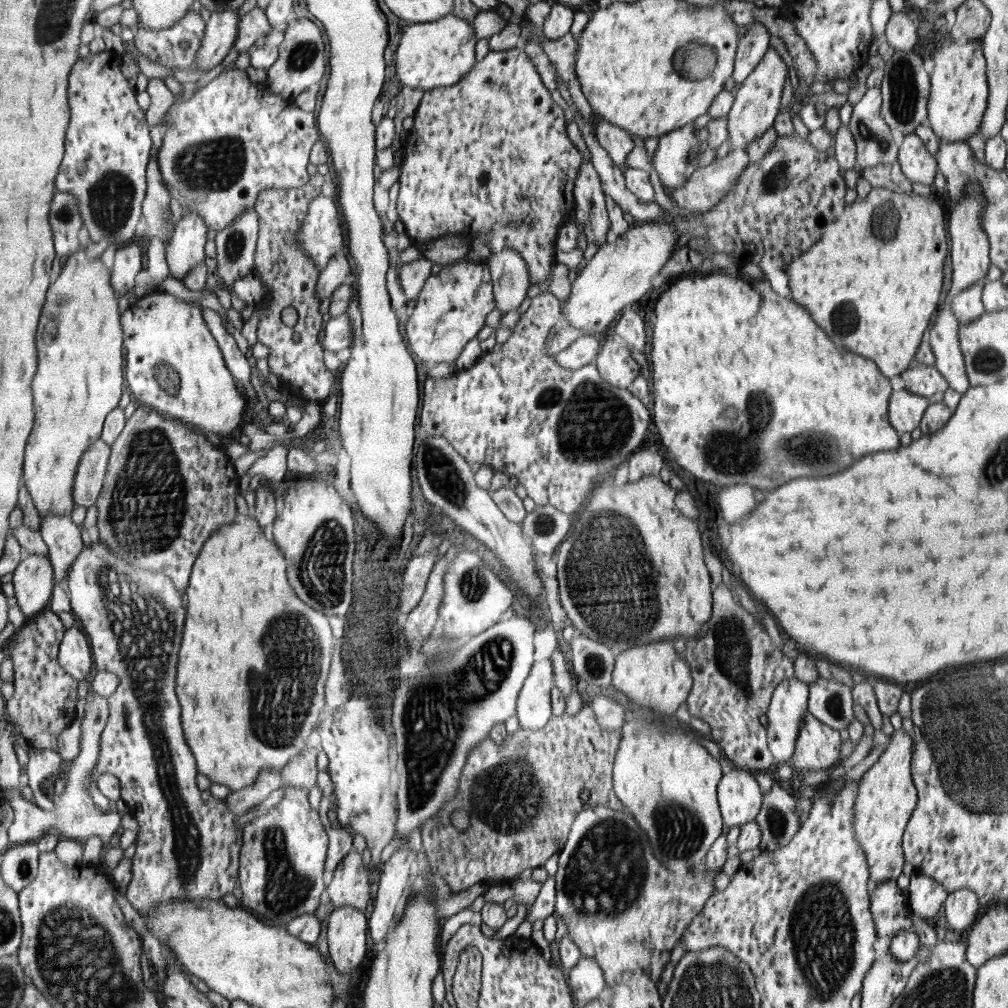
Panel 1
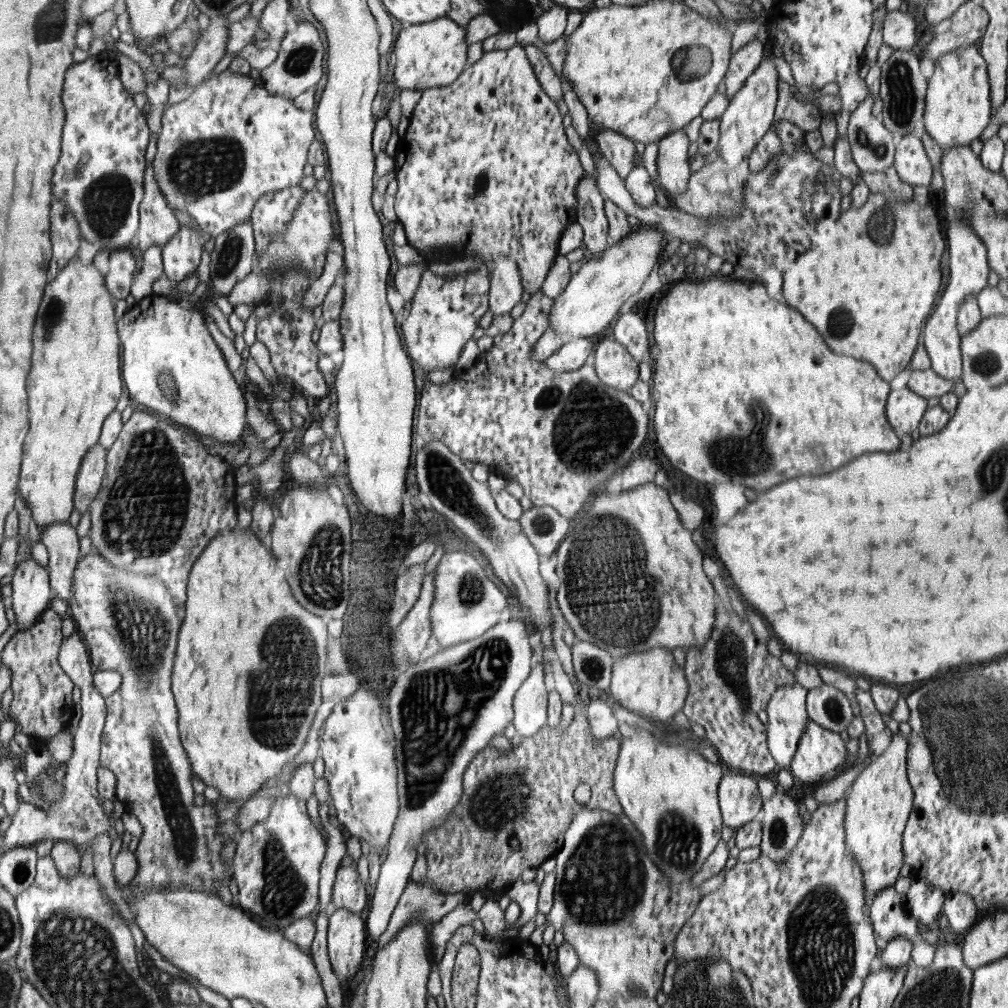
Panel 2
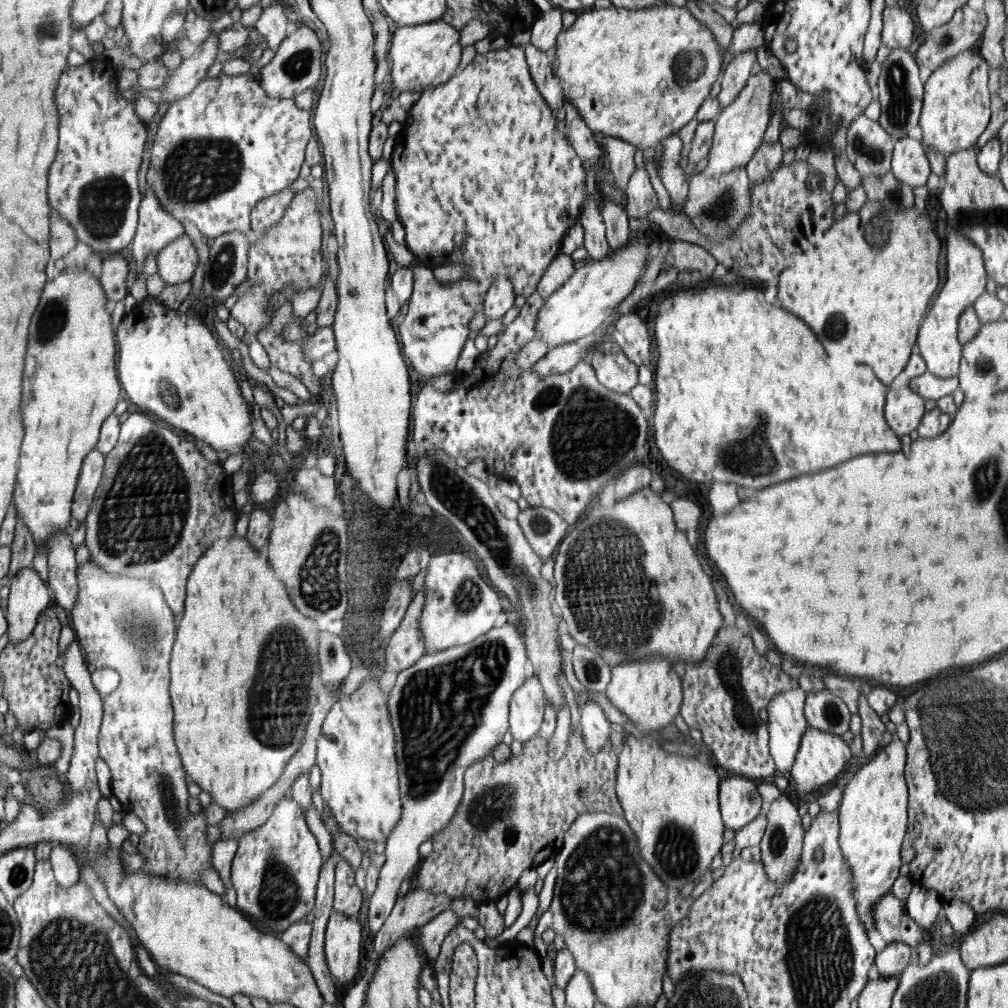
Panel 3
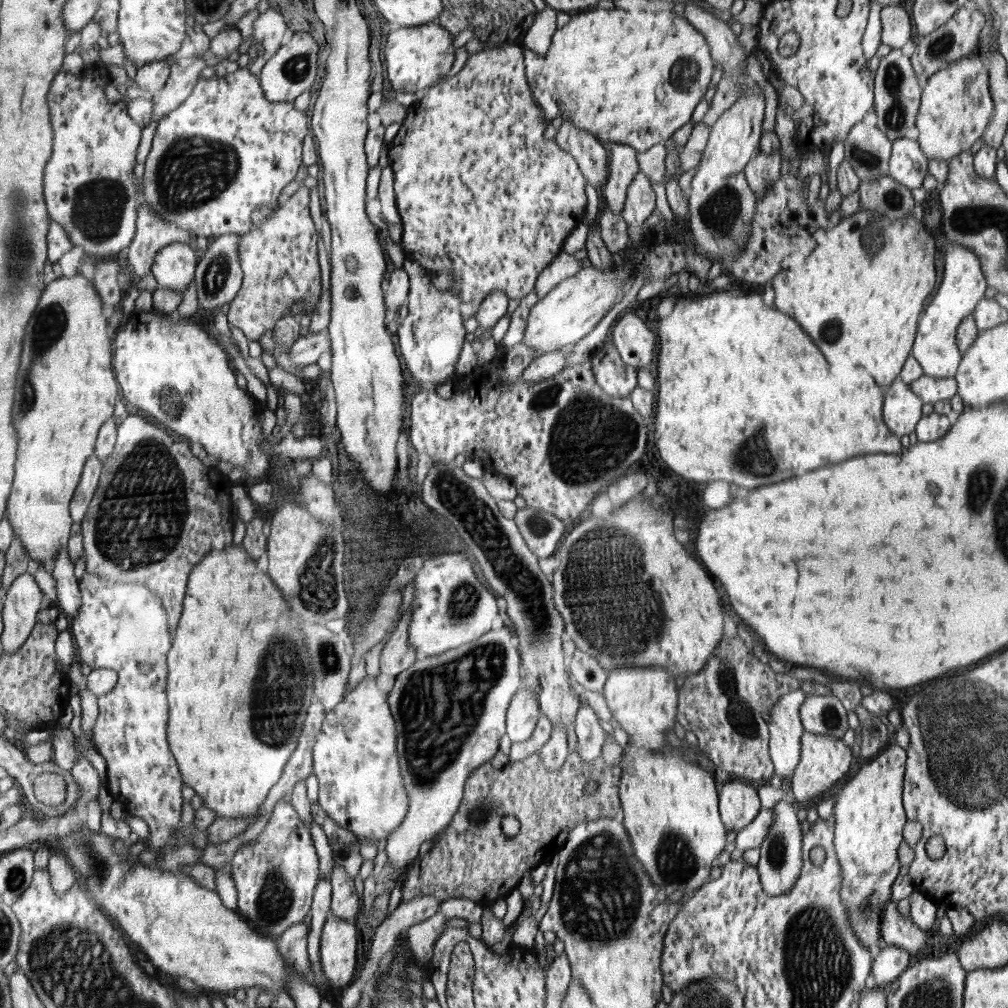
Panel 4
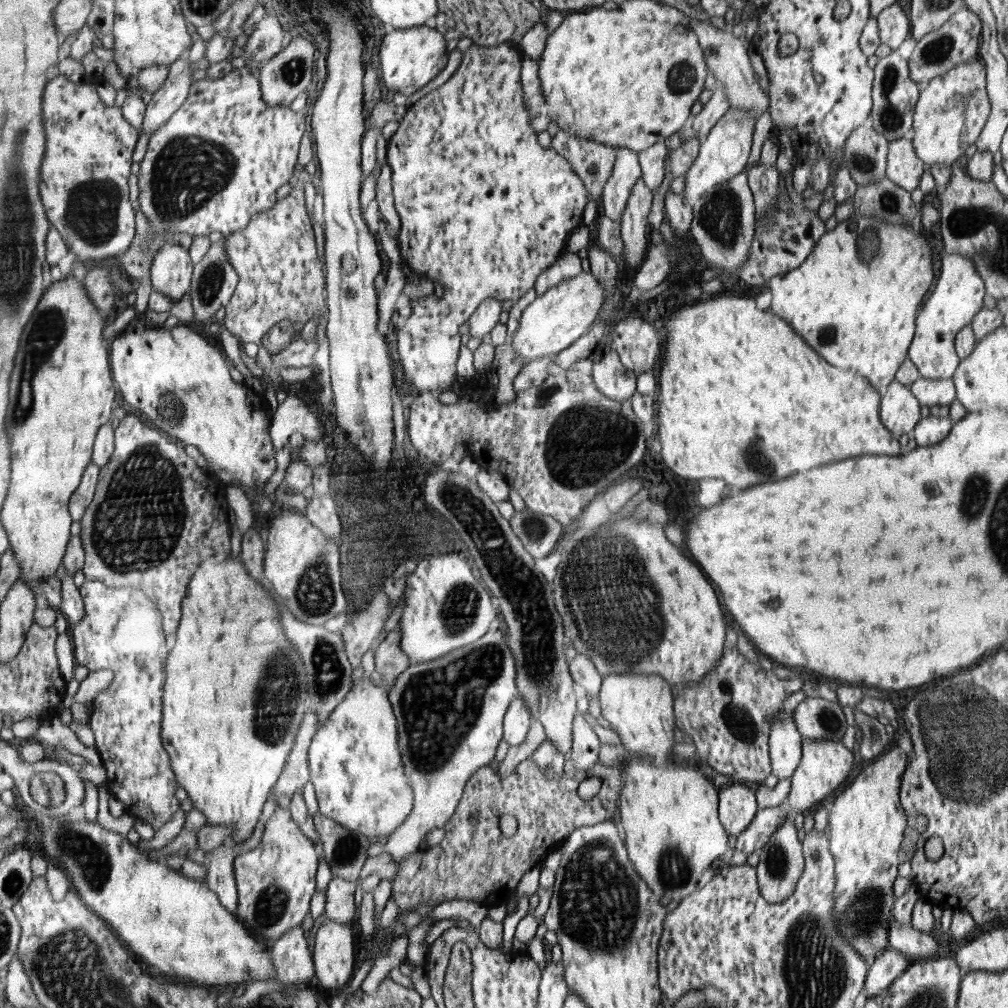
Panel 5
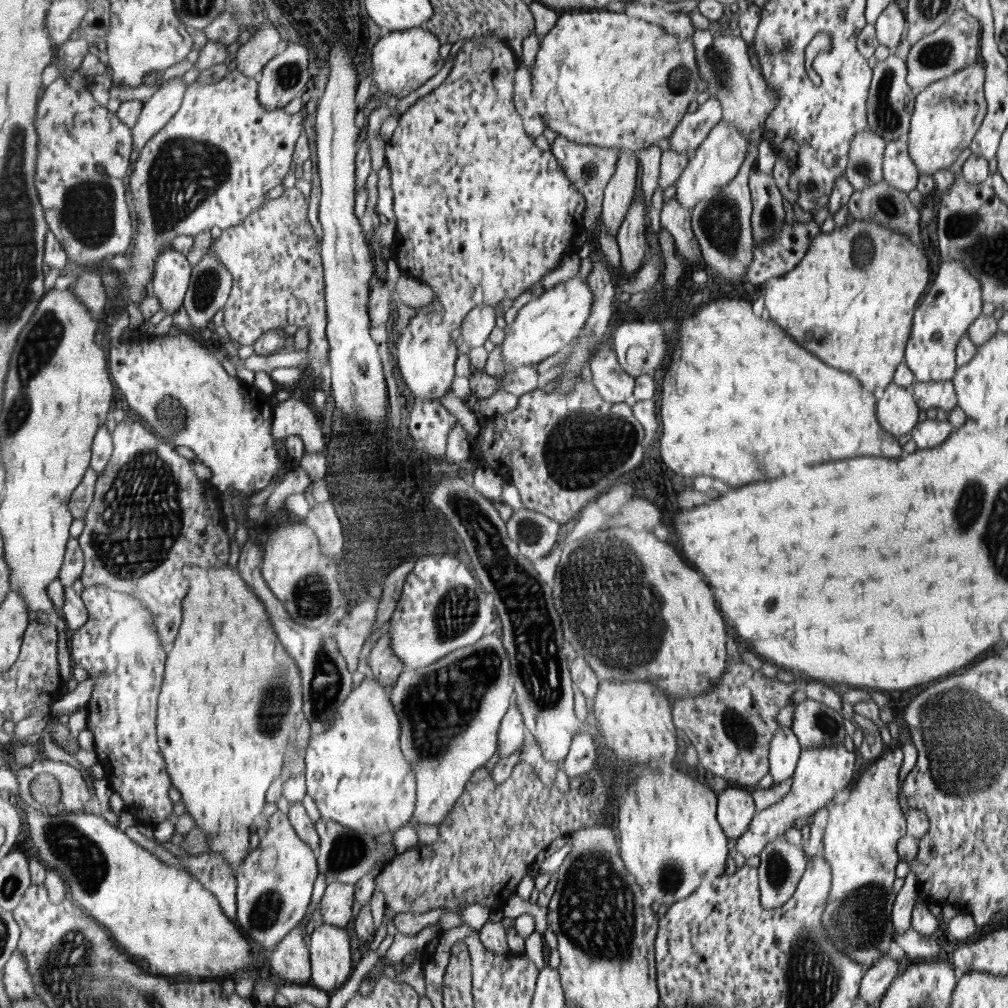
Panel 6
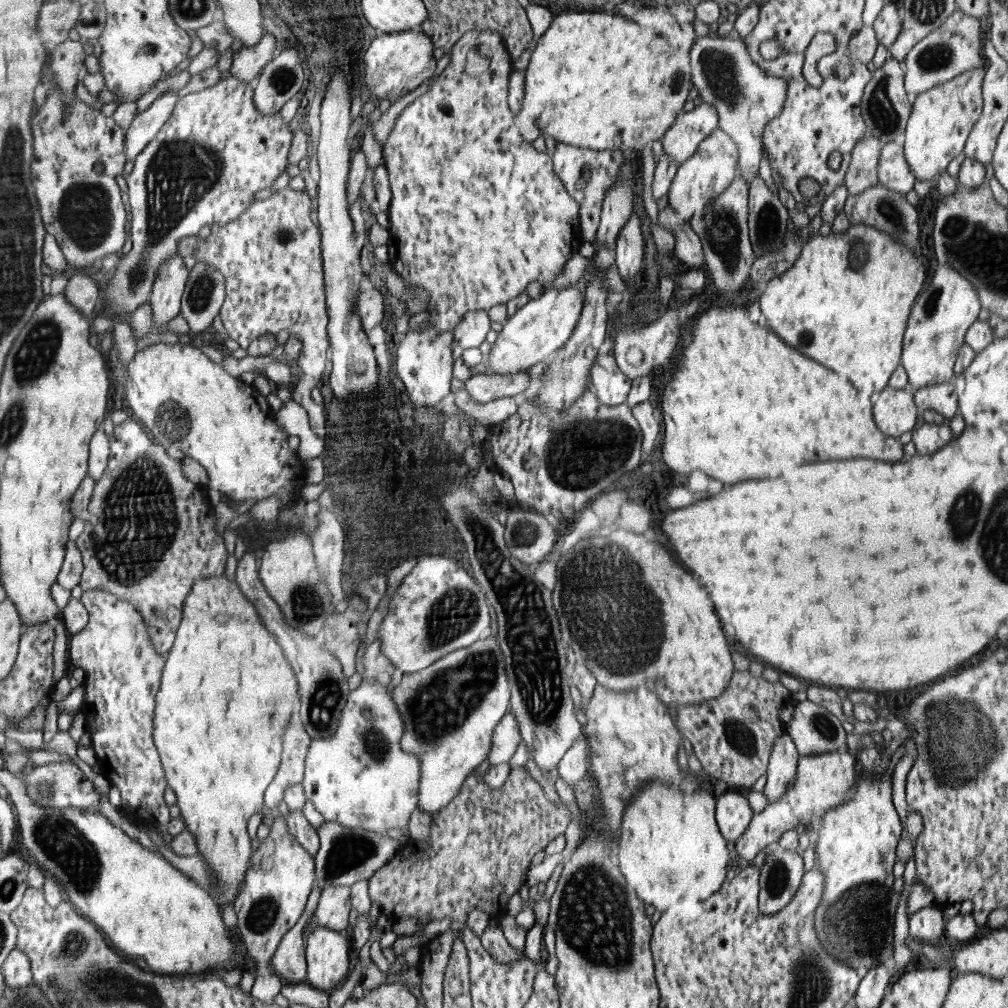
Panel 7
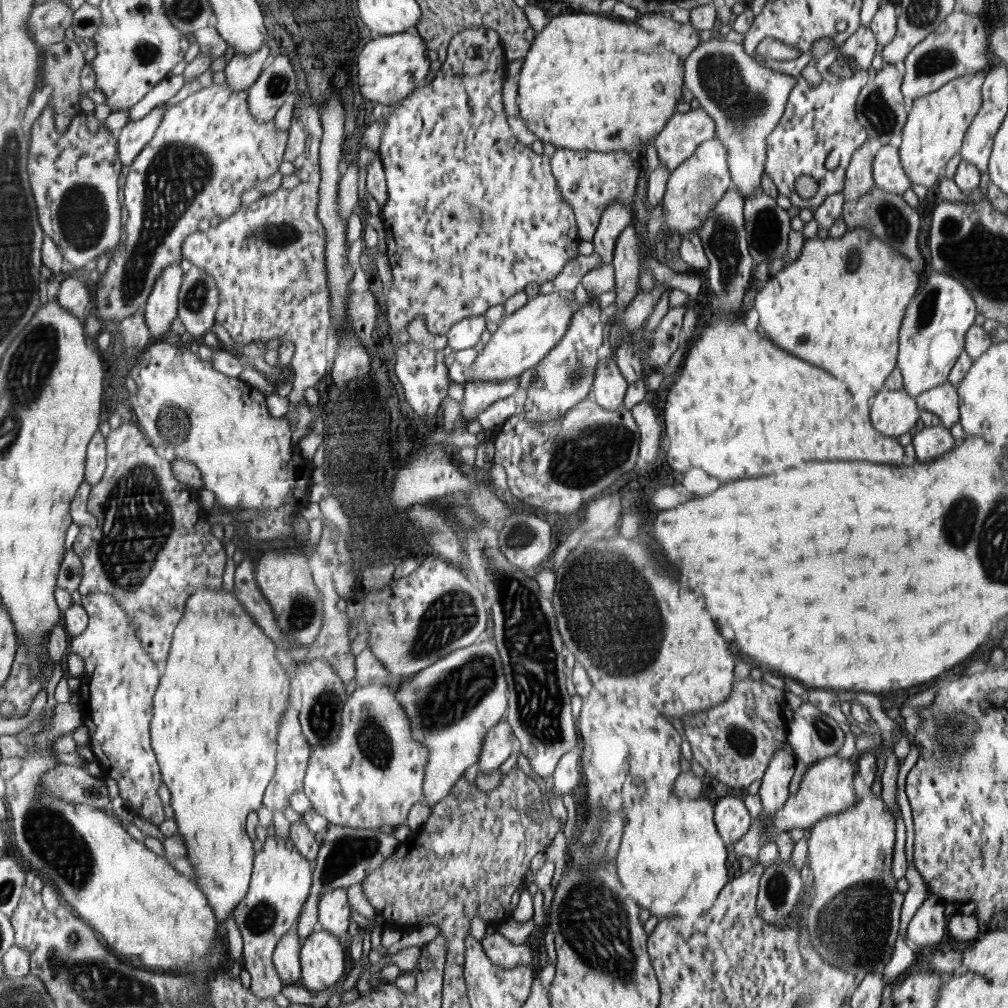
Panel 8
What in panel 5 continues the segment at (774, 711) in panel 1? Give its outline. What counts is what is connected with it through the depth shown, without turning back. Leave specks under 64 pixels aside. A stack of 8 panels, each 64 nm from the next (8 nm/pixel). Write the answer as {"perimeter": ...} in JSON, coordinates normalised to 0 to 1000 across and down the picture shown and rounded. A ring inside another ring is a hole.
{"perimeter":[[[798,686],[788,687],[788,690],[780,690],[776,698],[775,710],[769,717],[764,730],[764,754],[766,755],[765,768],[772,773],[781,773],[788,769],[795,755],[796,736],[787,712],[788,704],[798,694]]]}

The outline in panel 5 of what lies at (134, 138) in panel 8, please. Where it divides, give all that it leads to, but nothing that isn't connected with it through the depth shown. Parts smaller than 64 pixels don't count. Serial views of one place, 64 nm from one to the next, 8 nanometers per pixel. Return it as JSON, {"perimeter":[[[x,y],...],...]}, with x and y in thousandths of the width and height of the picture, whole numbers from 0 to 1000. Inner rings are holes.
{"perimeter":[[[177,59],[168,67],[167,75],[159,88],[155,89],[145,105],[143,120],[139,129],[145,133],[152,133],[153,129],[161,125],[185,99],[190,84],[188,60]]]}

